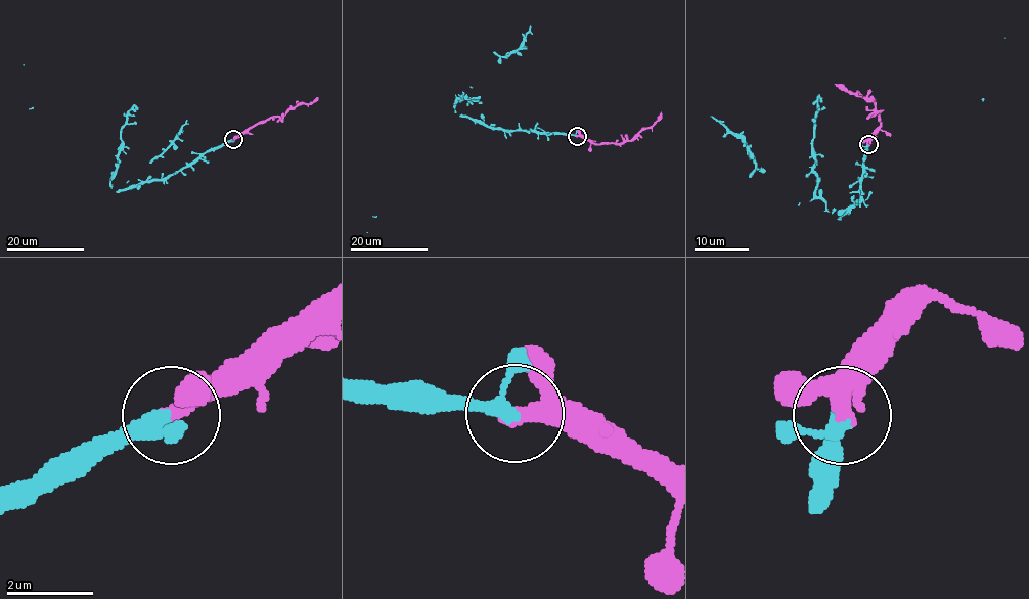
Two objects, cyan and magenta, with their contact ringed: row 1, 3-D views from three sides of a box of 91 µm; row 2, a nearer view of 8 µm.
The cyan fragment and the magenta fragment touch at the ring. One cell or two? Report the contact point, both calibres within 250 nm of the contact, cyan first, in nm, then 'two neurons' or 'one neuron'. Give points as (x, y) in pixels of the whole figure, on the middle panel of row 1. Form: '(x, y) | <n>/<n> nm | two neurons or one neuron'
(577, 136) | 300/380 nm | one neuron

